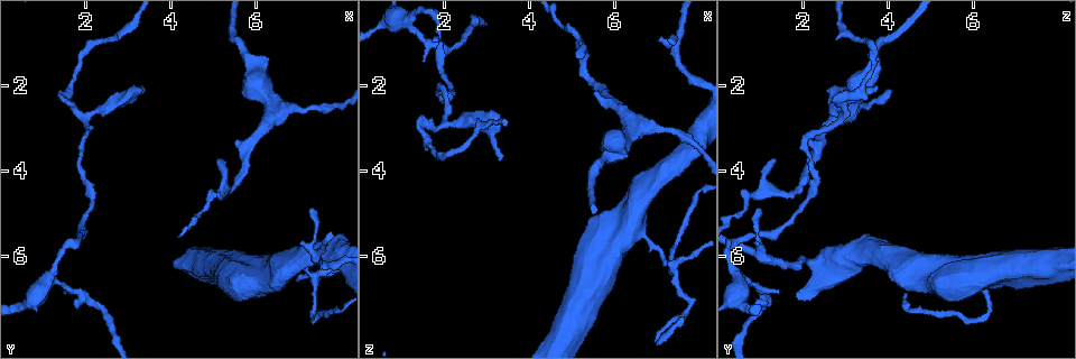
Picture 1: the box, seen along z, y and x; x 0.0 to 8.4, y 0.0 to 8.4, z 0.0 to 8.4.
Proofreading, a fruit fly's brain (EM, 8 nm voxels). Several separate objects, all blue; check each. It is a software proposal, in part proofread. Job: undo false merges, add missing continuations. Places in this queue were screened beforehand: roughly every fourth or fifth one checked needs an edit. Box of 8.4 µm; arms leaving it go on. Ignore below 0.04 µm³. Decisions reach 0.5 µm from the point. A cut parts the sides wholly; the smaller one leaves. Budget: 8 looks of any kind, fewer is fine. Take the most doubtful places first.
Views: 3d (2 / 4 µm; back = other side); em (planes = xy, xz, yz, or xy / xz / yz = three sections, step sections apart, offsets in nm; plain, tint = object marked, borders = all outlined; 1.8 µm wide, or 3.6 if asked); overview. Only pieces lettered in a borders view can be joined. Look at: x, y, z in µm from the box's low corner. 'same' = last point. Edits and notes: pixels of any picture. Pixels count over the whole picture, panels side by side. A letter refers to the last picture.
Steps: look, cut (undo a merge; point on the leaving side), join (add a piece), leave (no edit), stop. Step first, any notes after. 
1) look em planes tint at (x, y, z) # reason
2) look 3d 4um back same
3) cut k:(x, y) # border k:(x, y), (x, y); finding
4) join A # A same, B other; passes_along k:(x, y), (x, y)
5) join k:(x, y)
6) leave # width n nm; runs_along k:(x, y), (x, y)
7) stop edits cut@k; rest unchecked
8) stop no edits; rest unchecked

look 3d 4um at (3.25, 2.05, 3.80) # branch stops here

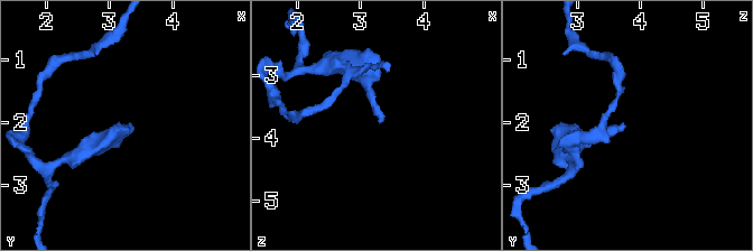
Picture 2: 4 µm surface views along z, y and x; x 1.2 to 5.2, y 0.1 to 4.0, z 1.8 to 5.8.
look em yz step 4 plain at (3.30, 2.05, 3.80)

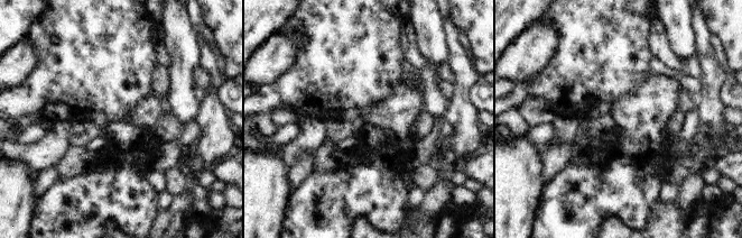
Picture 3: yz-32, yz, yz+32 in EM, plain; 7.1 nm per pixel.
look em yz step 4 borders same # what lies round it

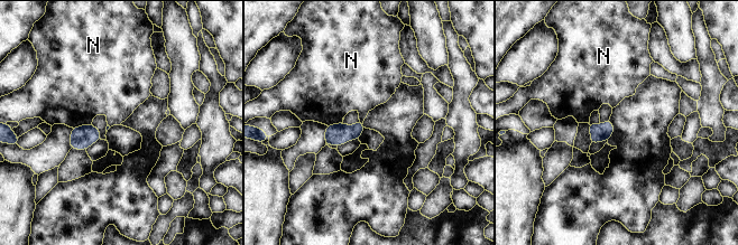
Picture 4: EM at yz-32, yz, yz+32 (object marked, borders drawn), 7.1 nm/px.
leave # N other; border 4:(91, 123), (72, 128); none of them fits

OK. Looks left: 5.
look em planes borders at (2.00, 2.80, 2.90) # sharp bend

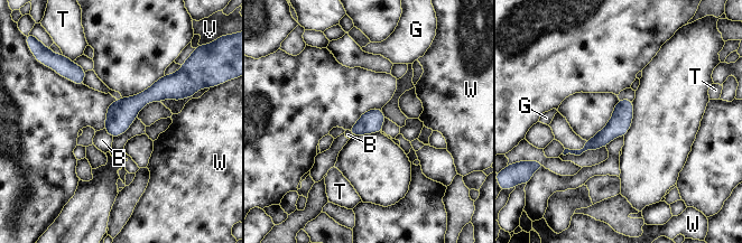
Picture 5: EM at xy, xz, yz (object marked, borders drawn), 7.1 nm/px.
leave # B other, G other, T other, V other, W other; runs_along 5:(175, 87), (145, 96), (108, 128); one cell here

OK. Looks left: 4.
look 3d 4um at (7.05, 5.65, 0.85) # an open end

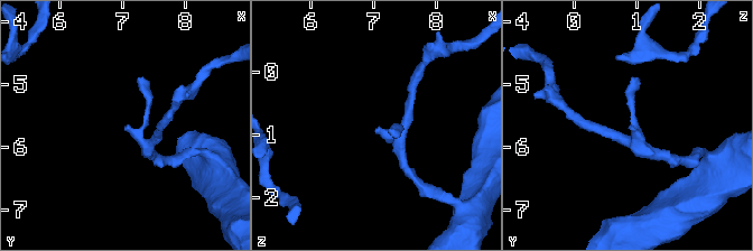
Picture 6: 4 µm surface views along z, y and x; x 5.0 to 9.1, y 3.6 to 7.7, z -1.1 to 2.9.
look em planes borders at (7.10, 5.65, 0.90) # shape alone is not enough

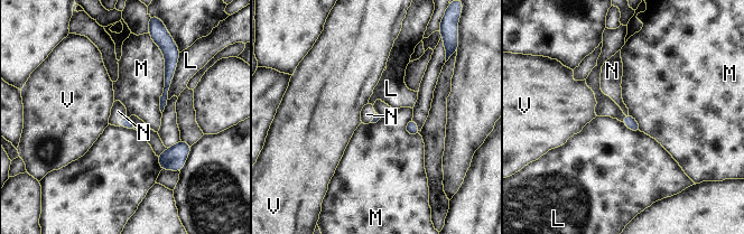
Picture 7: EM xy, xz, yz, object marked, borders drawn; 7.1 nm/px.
join 7:(118, 111) # L other, M other, N same, V other; passes_along 7:(126, 122), (121, 120), (118, 111); it goes on there

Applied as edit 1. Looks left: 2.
stop edits join@7; rest unchecked

